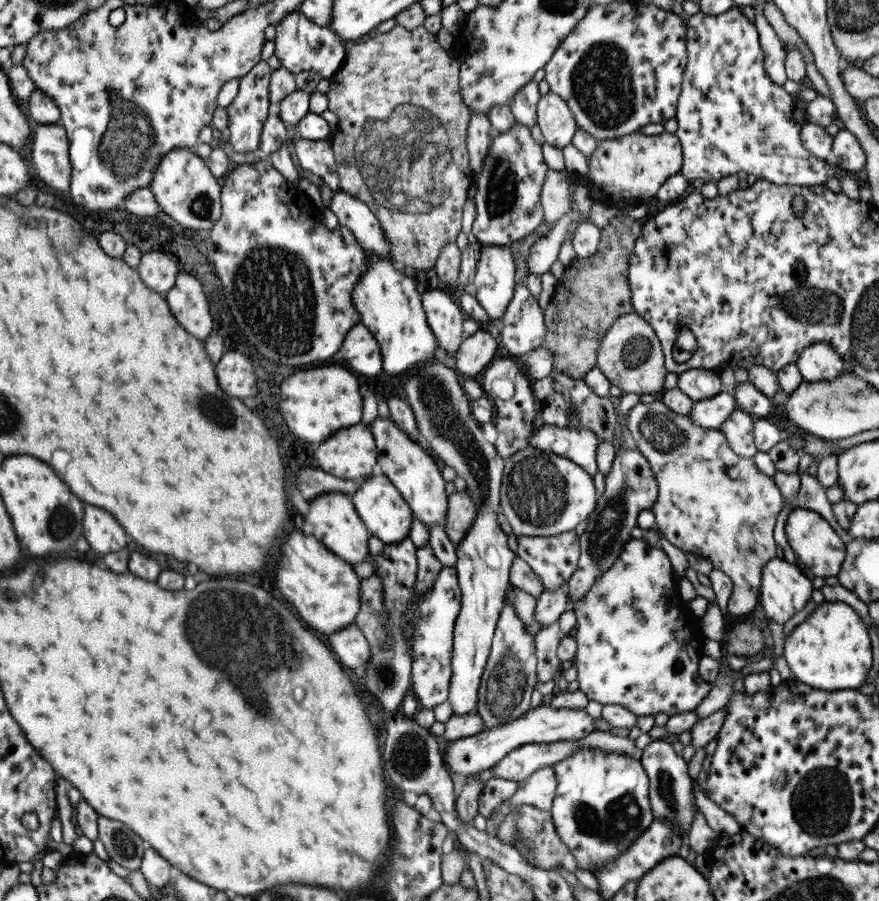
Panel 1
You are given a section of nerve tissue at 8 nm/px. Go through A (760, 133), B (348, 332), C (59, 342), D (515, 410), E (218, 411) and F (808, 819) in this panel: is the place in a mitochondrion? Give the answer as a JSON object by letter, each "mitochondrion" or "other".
{"A":"mitochondrion","B":"other","C":"other","D":"other","E":"mitochondrion","F":"mitochondrion"}

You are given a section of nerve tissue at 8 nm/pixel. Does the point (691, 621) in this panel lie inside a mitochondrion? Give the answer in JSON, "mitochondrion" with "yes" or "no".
{"mitochondrion":"no"}

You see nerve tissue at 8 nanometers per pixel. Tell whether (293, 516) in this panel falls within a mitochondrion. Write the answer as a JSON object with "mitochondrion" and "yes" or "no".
{"mitochondrion":"no"}

